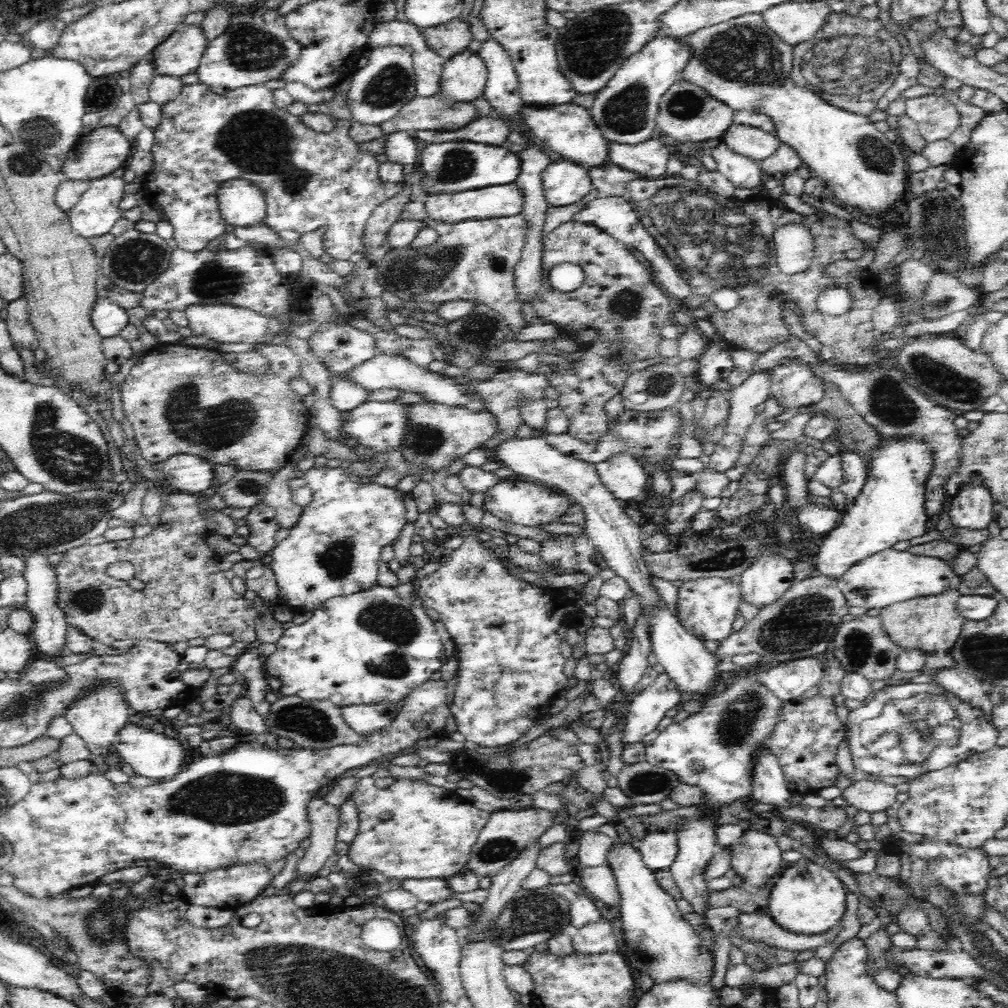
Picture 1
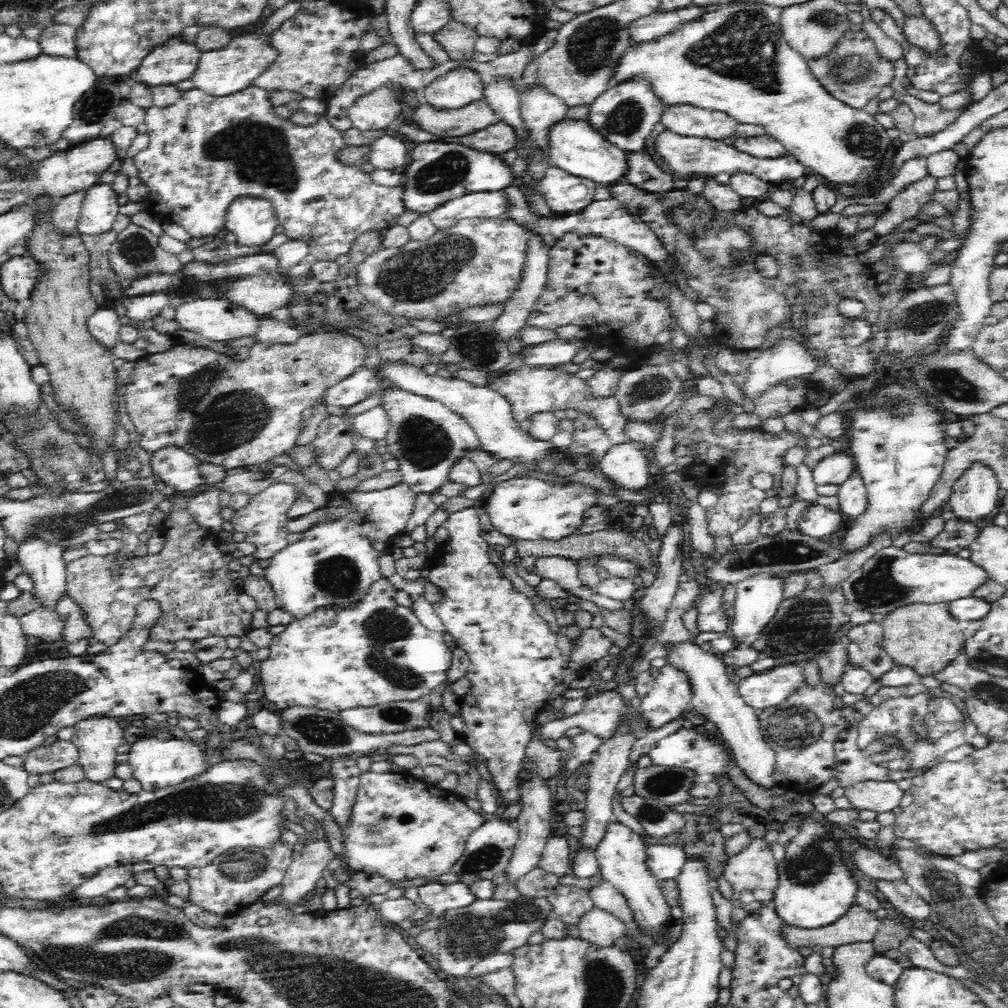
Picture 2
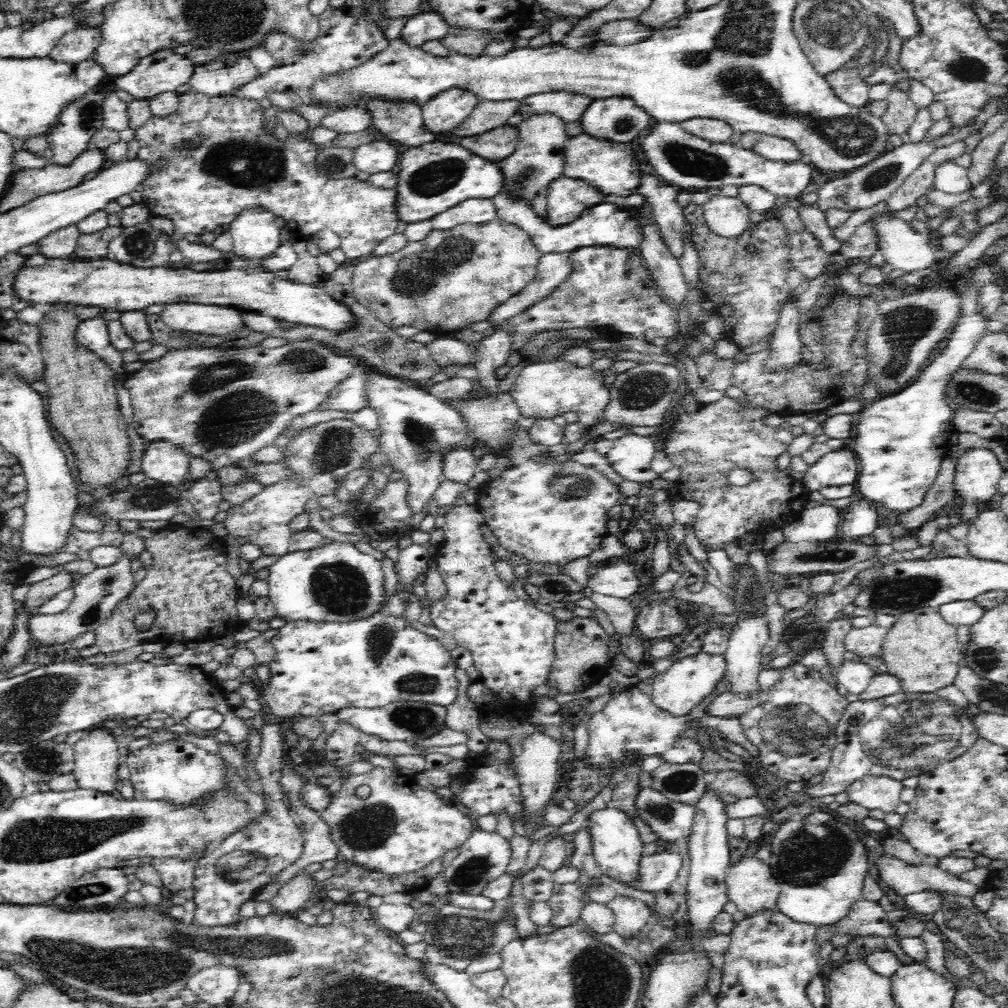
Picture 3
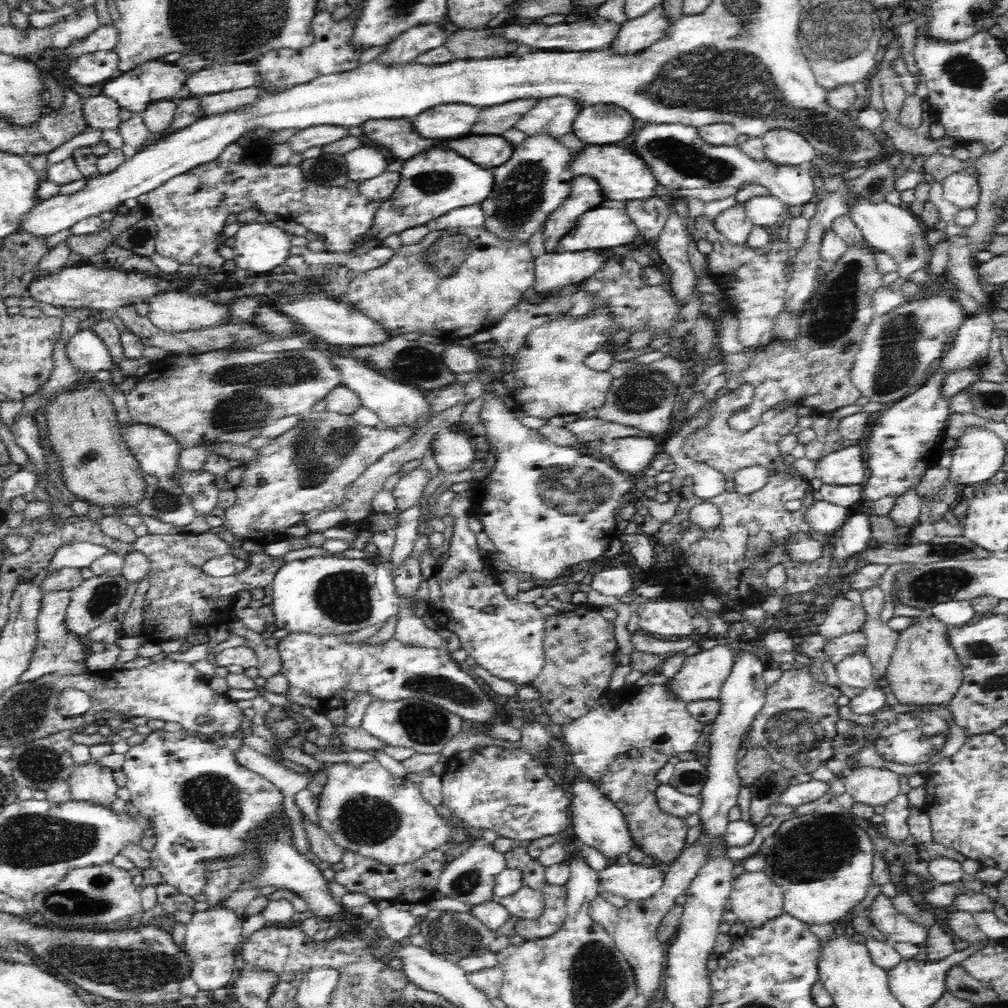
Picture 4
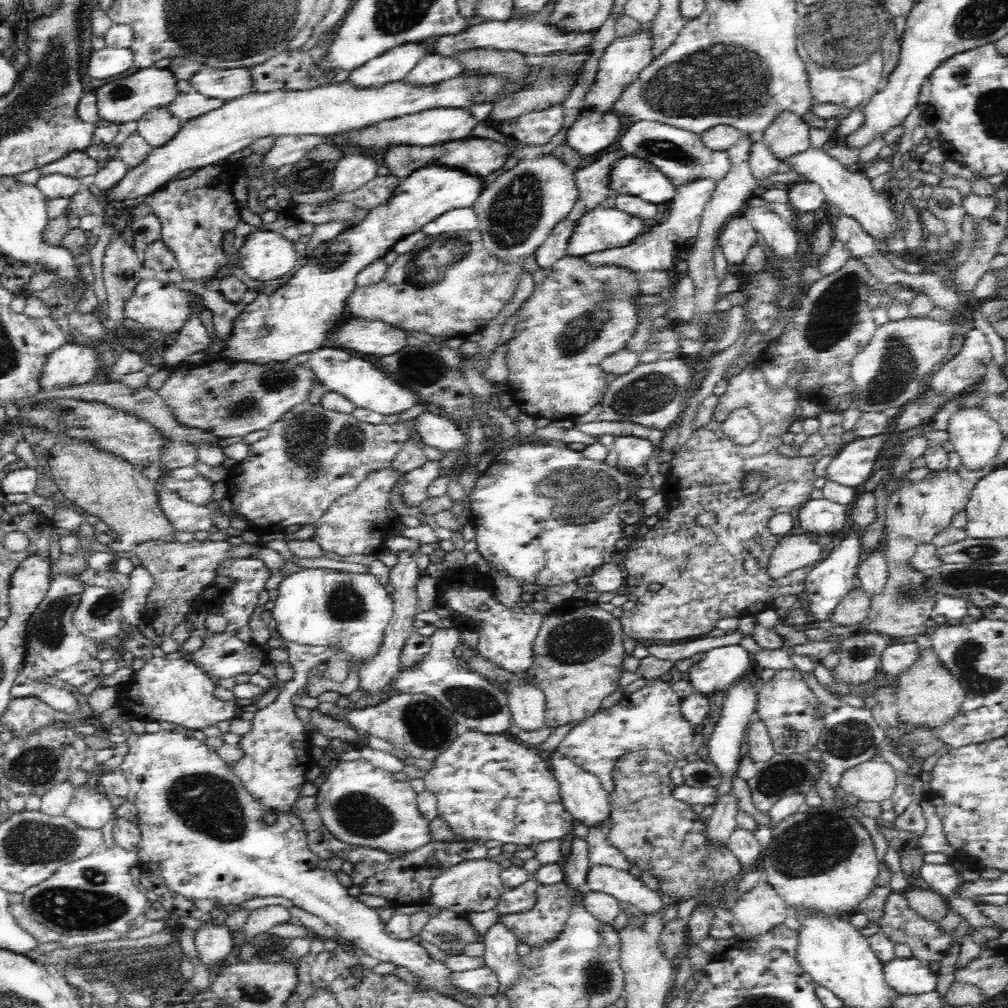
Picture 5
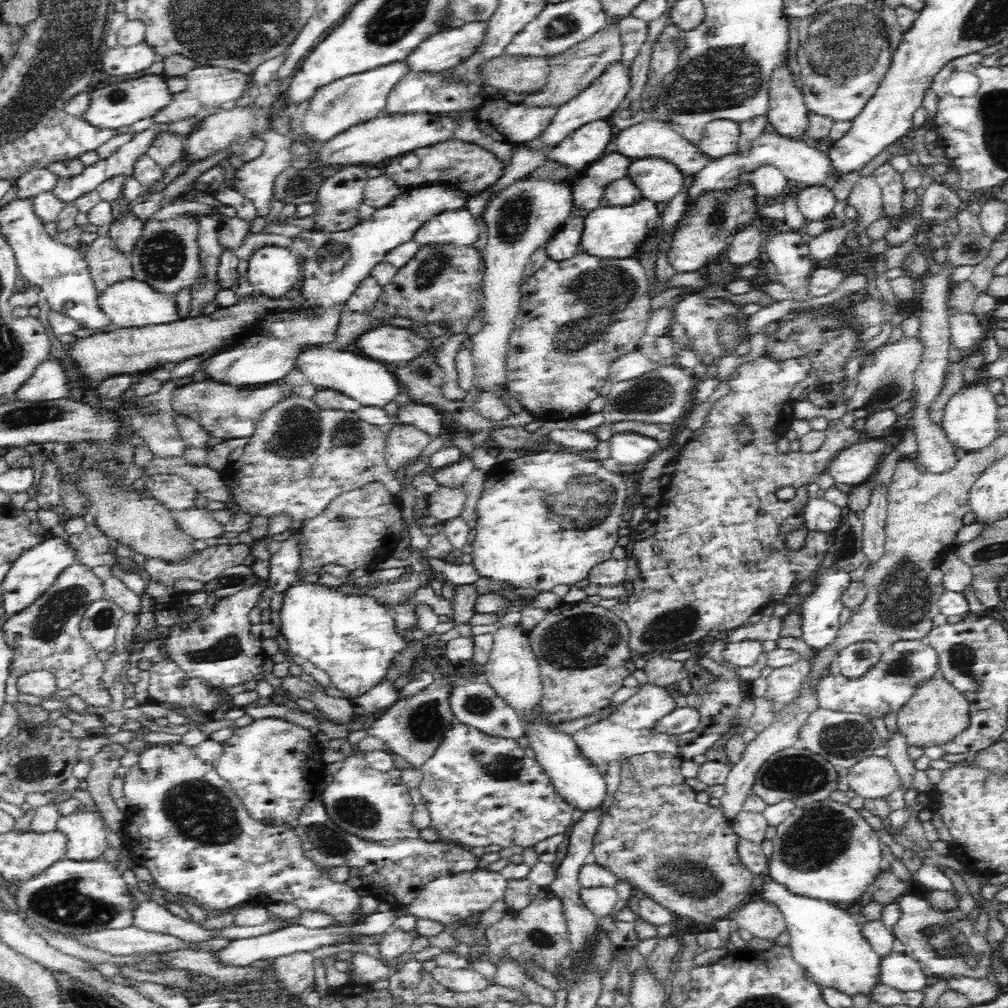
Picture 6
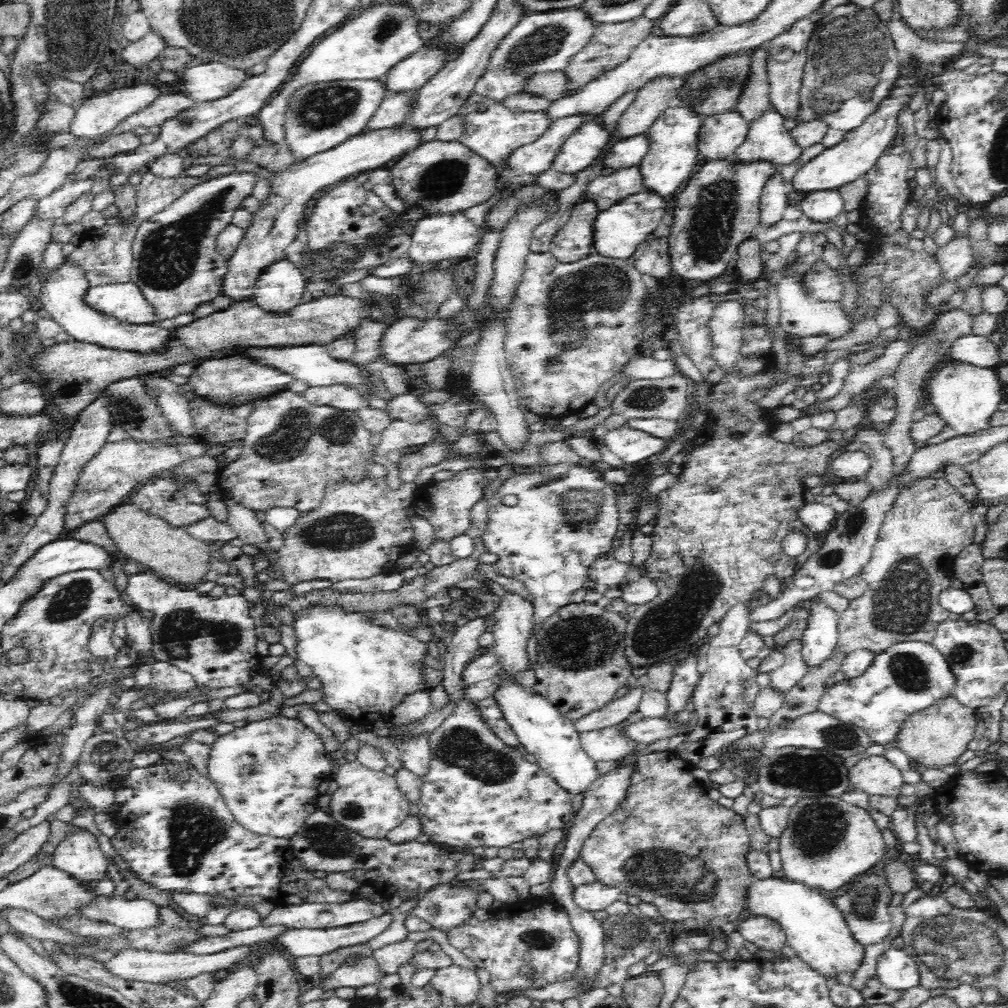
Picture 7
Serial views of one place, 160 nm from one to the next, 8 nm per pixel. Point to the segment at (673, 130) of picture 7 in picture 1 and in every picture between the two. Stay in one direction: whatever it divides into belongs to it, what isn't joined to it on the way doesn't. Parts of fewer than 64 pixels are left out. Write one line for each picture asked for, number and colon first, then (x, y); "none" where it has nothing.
1: (568, 130)
2: (576, 148)
3: (613, 167)
4: (623, 175)
5: (641, 178)
6: (658, 179)

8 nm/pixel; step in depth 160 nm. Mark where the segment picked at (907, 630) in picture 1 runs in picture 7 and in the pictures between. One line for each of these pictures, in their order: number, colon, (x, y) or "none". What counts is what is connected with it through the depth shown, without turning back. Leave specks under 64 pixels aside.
2: (923, 637)
3: (921, 650)
4: (924, 671)
5: (929, 697)
6: (937, 713)
7: (933, 738)

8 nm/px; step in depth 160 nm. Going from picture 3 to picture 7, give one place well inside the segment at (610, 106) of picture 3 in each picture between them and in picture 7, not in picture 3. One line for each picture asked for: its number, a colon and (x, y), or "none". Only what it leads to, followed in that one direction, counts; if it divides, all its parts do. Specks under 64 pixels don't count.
4: (599, 125)
5: (591, 132)
6: (590, 142)
7: (587, 143)

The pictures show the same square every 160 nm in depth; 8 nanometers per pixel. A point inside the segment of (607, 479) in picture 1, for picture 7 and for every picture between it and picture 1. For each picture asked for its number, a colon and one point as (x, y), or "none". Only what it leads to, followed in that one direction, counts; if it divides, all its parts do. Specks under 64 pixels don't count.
2: (626, 464)
3: (630, 456)
4: (633, 454)
5: (631, 452)
6: (630, 448)
7: (631, 446)

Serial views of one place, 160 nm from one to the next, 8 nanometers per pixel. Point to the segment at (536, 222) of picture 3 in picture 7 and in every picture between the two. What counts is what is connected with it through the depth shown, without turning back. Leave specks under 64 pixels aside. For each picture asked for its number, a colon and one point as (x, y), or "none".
4: (602, 227)
5: (601, 229)
6: (613, 231)
7: (619, 229)

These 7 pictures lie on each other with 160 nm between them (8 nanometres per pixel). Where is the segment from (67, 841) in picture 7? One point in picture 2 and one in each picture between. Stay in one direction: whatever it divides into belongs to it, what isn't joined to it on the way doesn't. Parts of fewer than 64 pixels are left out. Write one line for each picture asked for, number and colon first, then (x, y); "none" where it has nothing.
2: (96, 740)
3: (96, 761)
4: (90, 784)
5: (90, 810)
6: (86, 841)

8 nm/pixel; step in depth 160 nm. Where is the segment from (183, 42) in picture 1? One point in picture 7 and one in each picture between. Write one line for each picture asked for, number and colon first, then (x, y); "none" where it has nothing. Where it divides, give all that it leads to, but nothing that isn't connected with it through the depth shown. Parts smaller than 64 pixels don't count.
2: (176, 61)
3: (164, 71)
4: (154, 81)
5: (127, 100)
6: (121, 104)
7: (98, 114)

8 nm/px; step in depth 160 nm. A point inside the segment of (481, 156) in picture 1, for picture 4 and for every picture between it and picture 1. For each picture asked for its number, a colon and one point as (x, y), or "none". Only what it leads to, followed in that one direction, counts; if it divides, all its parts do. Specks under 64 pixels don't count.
2: (437, 172)
3: (437, 176)
4: (437, 181)

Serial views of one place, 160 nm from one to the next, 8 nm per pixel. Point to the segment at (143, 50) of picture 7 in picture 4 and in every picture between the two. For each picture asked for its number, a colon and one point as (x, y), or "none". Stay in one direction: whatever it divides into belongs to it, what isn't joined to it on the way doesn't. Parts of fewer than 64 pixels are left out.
4: (93, 69)
5: (107, 62)
6: (120, 60)

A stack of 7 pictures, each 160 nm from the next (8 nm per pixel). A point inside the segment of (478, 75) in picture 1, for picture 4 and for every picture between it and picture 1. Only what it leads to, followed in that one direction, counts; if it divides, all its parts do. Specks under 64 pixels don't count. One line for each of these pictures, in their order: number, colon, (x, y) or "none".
2: (458, 88)
3: (442, 115)
4: (450, 121)

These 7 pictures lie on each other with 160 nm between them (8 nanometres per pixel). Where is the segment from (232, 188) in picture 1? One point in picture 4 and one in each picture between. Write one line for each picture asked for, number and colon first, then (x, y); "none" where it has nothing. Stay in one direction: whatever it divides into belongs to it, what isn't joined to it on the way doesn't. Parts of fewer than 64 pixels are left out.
2: (252, 220)
3: (255, 234)
4: (259, 247)

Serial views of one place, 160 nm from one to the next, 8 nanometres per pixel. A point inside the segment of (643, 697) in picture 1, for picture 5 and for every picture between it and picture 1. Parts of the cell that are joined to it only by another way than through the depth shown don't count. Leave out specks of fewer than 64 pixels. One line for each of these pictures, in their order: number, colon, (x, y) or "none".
2: (668, 698)
3: (684, 684)
4: (702, 675)
5: (721, 667)

